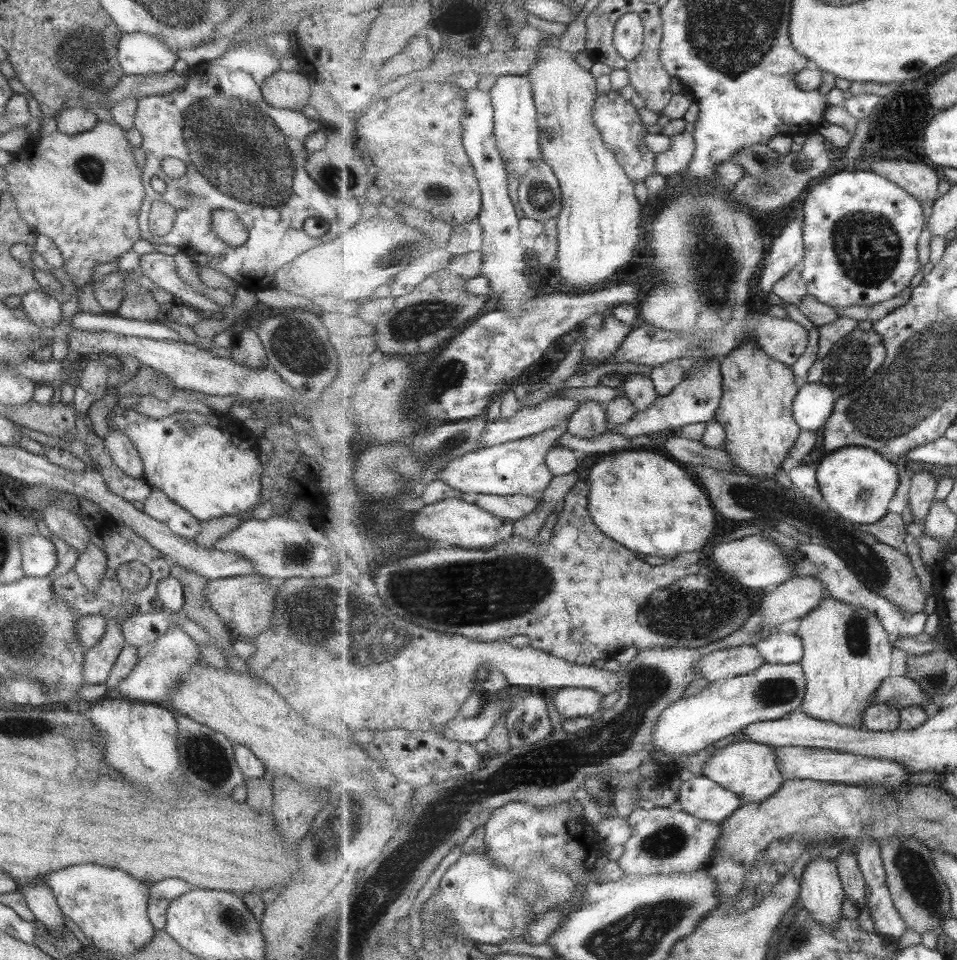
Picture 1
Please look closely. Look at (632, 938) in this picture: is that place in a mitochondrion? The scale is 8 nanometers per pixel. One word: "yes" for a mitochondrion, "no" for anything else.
yes

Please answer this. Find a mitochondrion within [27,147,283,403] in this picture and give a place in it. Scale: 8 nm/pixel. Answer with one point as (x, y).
(89, 167)

